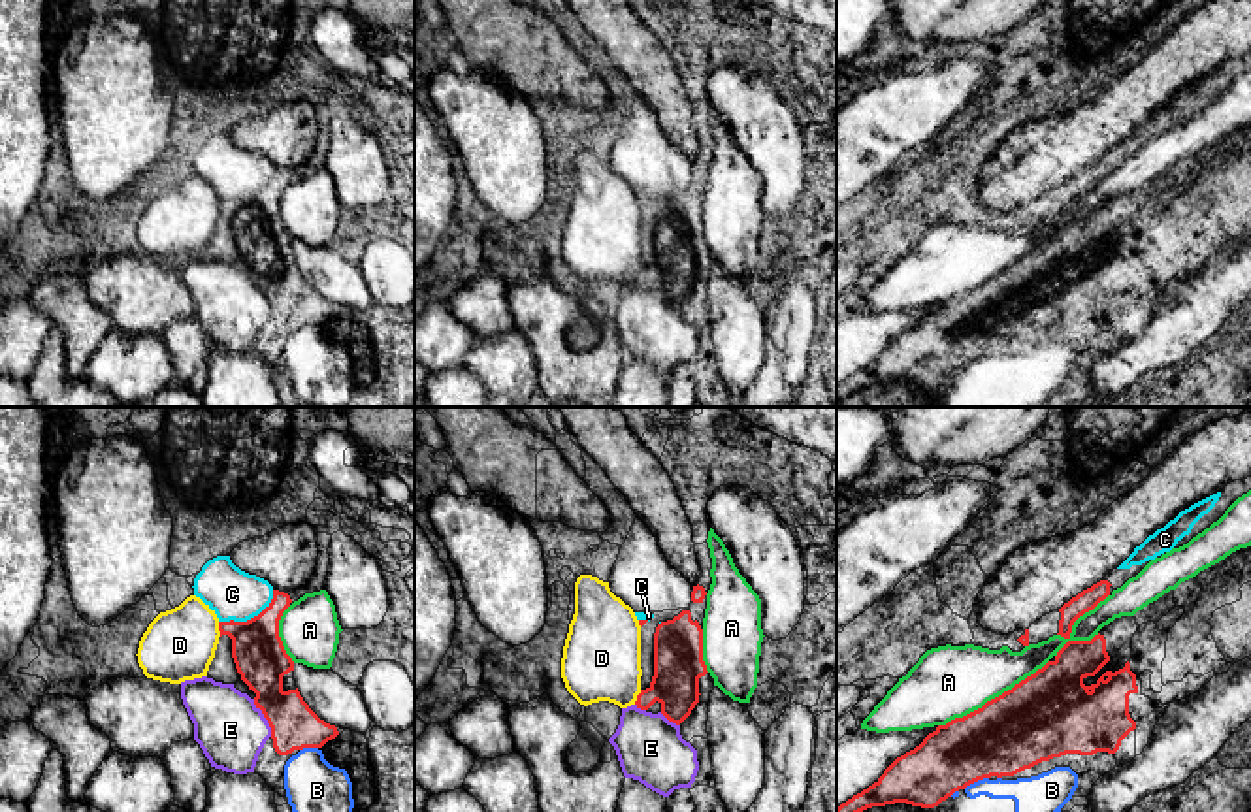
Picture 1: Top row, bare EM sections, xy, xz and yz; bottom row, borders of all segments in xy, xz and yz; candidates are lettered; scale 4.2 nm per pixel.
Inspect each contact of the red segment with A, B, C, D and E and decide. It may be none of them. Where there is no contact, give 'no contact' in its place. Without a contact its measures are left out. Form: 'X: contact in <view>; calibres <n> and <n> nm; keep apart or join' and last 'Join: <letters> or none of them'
A: contact in yz; calibres 380 and 320 nm; keep apart
B: contact in yz; calibres 320 and 150 nm; keep apart
C: contact in xy; calibres 220 and 220 nm; keep apart
D: contact in xy; calibres 220 and 300 nm; keep apart
E: contact in xy; calibres 220 and 300 nm; keep apart
Join: none of them

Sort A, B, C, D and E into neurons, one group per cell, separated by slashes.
A / B / C / D / E

